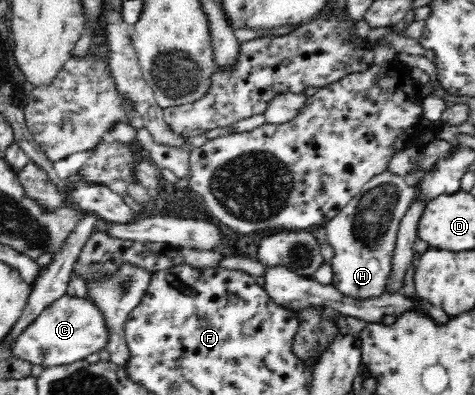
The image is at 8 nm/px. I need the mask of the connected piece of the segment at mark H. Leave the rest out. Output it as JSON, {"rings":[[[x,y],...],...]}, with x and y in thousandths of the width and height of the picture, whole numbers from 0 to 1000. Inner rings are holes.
{"rings":[[[813,430],[768,463],[758,494],[686,565],[686,608],[703,638],[697,653],[697,719],[722,749],[743,759],[777,759],[817,737],[840,570],[880,486],[882,471],[865,471],[857,456]]]}

